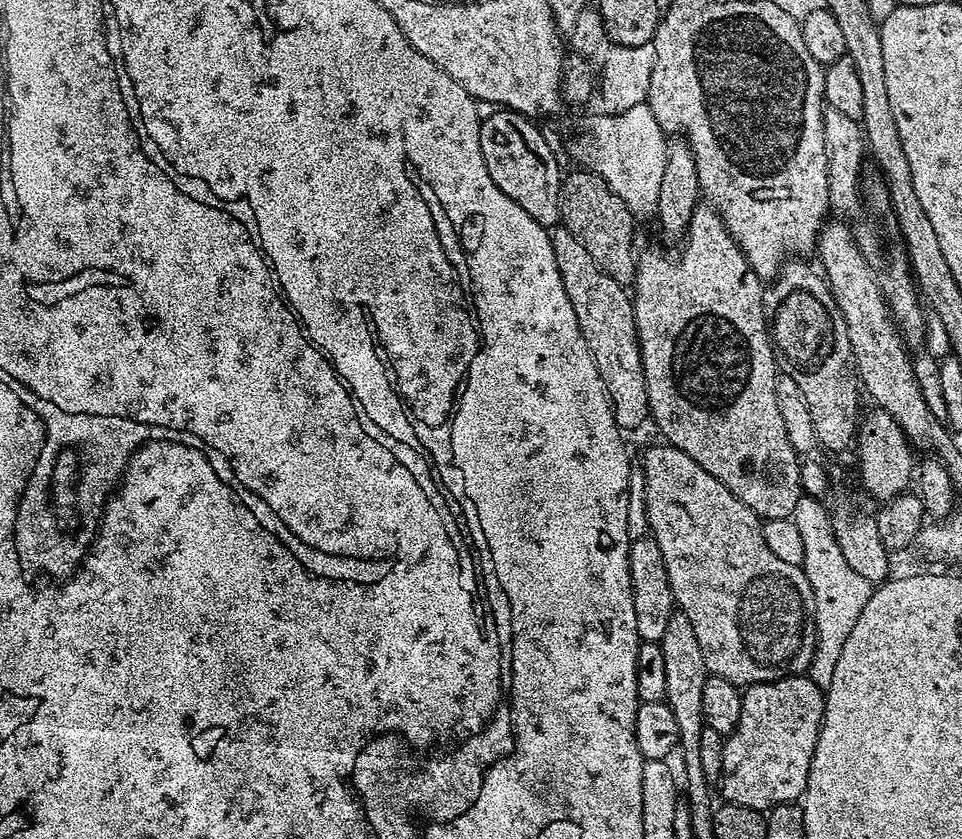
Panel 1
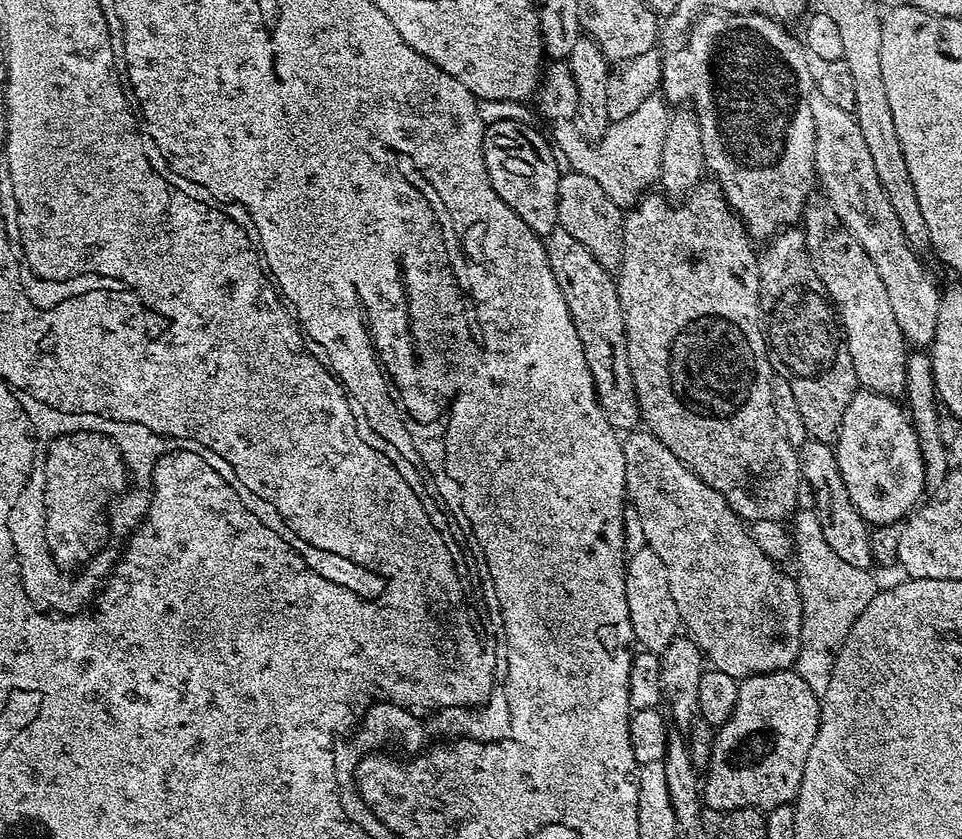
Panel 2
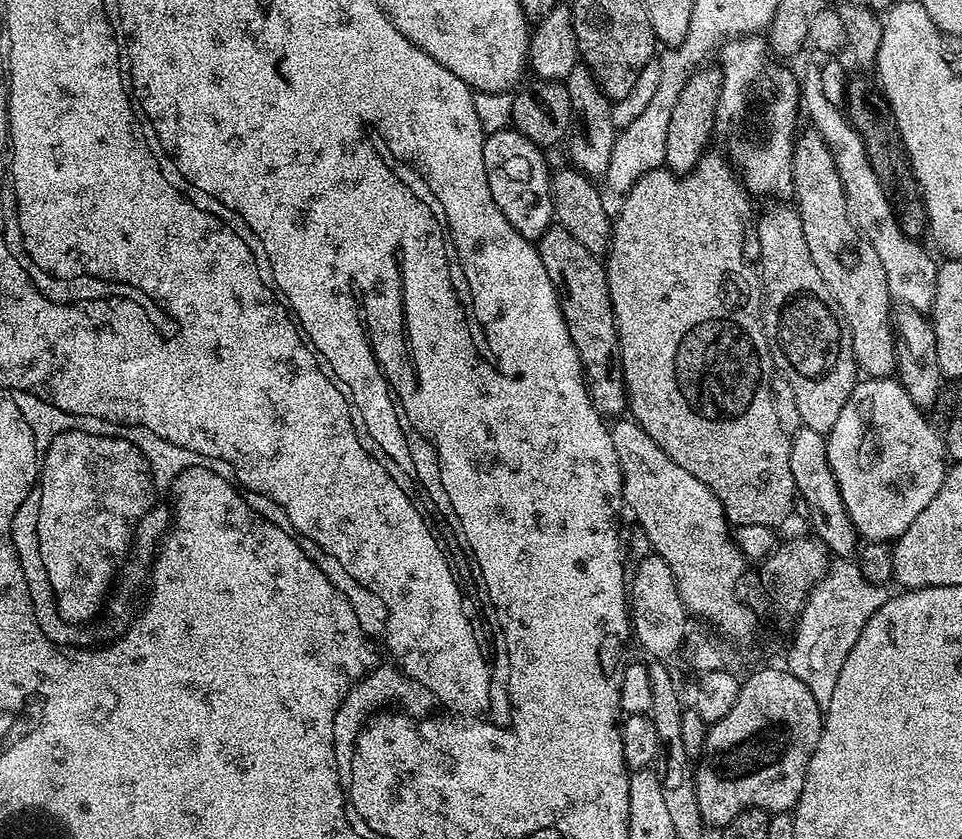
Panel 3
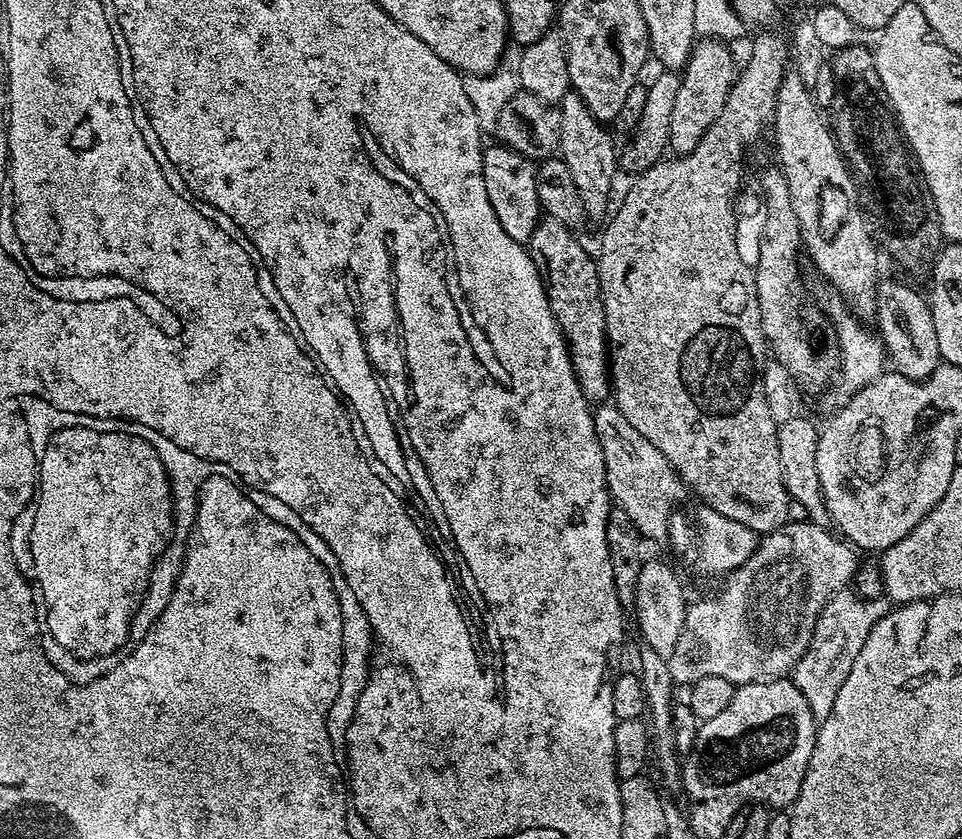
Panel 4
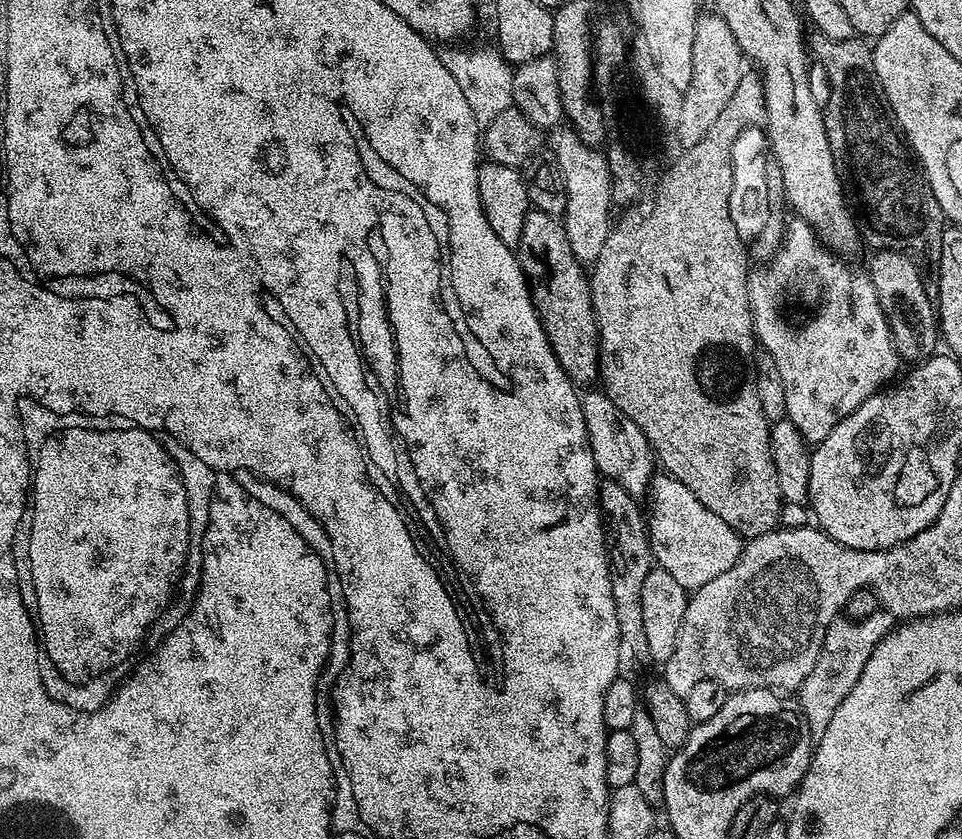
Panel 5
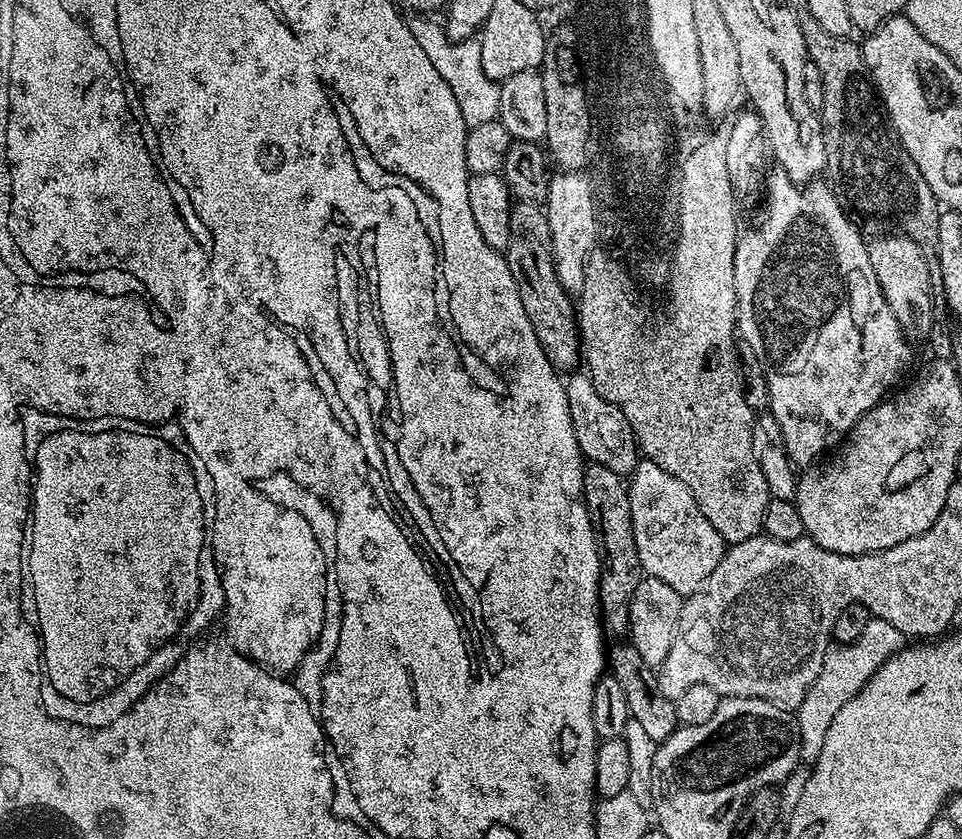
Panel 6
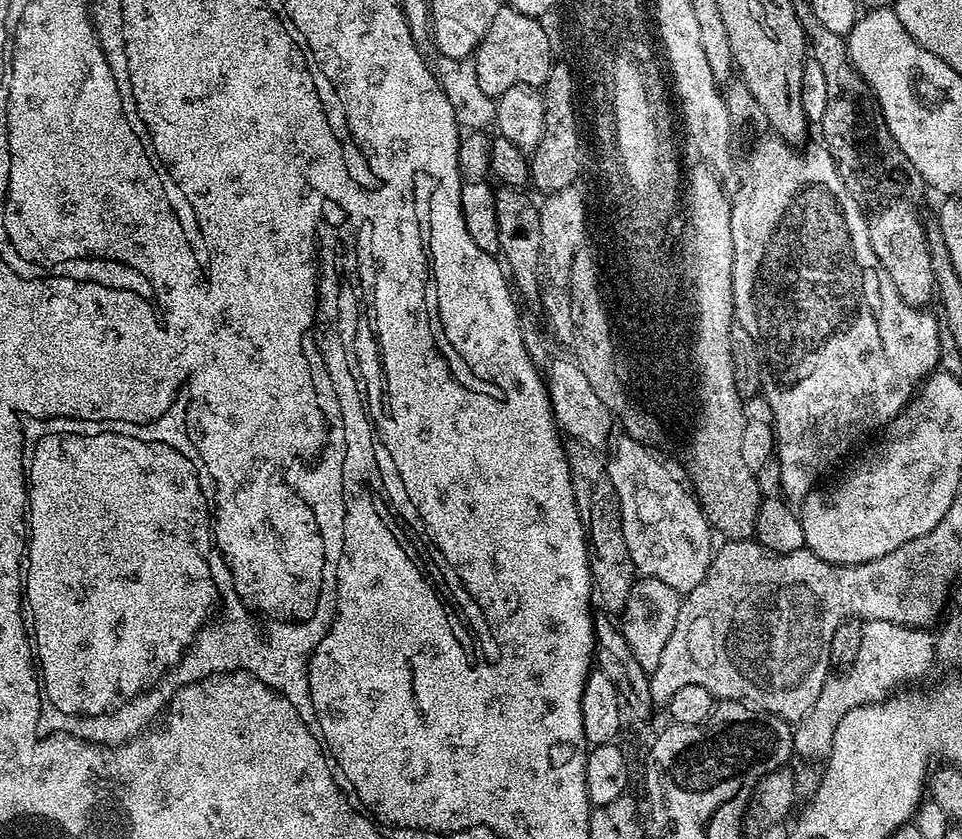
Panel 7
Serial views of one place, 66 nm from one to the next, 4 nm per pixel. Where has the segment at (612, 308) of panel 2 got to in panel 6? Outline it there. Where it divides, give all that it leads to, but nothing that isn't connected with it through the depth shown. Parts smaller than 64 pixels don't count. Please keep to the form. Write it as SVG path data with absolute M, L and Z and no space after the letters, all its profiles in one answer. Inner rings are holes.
M513 203L506 259L510 274L514 274L514 282L520 291L522 306L526 306L526 318L530 318L530 326L534 326L534 334L546 358L561 374L579 369L582 364L582 351L580 326L576 321L577 305L573 297L572 300L568 297L571 296L569 289L565 288L556 276L548 213L539 203Z

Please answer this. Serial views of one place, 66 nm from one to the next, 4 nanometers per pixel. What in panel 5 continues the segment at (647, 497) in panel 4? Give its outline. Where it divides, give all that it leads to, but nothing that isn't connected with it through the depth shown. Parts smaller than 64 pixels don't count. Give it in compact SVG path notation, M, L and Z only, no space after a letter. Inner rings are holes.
M603 391L585 392L588 393L583 393L580 405L582 418L586 422L588 449L594 454L597 472L601 477L618 482L618 486L626 489L632 497L643 497L649 491L649 484L654 477L654 457L648 440L642 430L638 430L638 426L634 426L634 422L630 422L630 418L626 418L626 414L622 414L622 410L618 410L618 406L614 406L614 402L610 402Z

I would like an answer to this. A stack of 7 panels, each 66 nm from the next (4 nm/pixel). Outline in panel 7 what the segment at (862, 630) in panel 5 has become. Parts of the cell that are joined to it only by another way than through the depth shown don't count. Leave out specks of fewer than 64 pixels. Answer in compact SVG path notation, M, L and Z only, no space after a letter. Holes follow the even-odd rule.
M869 620L867 623L864 624L864 633L862 634L862 646L858 649L858 658L854 658L854 662L848 668L843 669L839 674L832 674L829 675L828 681L822 686L822 694L818 694L818 702L814 702L814 706L812 709L806 713L806 715L798 721L795 725L793 734L792 734L792 751L795 753L797 757L801 756L804 760L820 760L819 762L827 761L828 755L830 754L830 746L834 742L834 730L838 730L838 722L842 722L842 718L846 718L846 714L850 714L850 710L854 710L855 708L865 708L867 704L877 704L879 700L887 700L889 696L893 695L897 690L903 689L905 686L903 684L908 684L911 680L920 680L923 678L924 675L928 672L928 667L933 667L934 661L936 659L936 641L934 639L933 633L931 631L922 629L922 628L907 628L906 626L902 626L901 624L895 624L894 622L882 622L881 620Z

